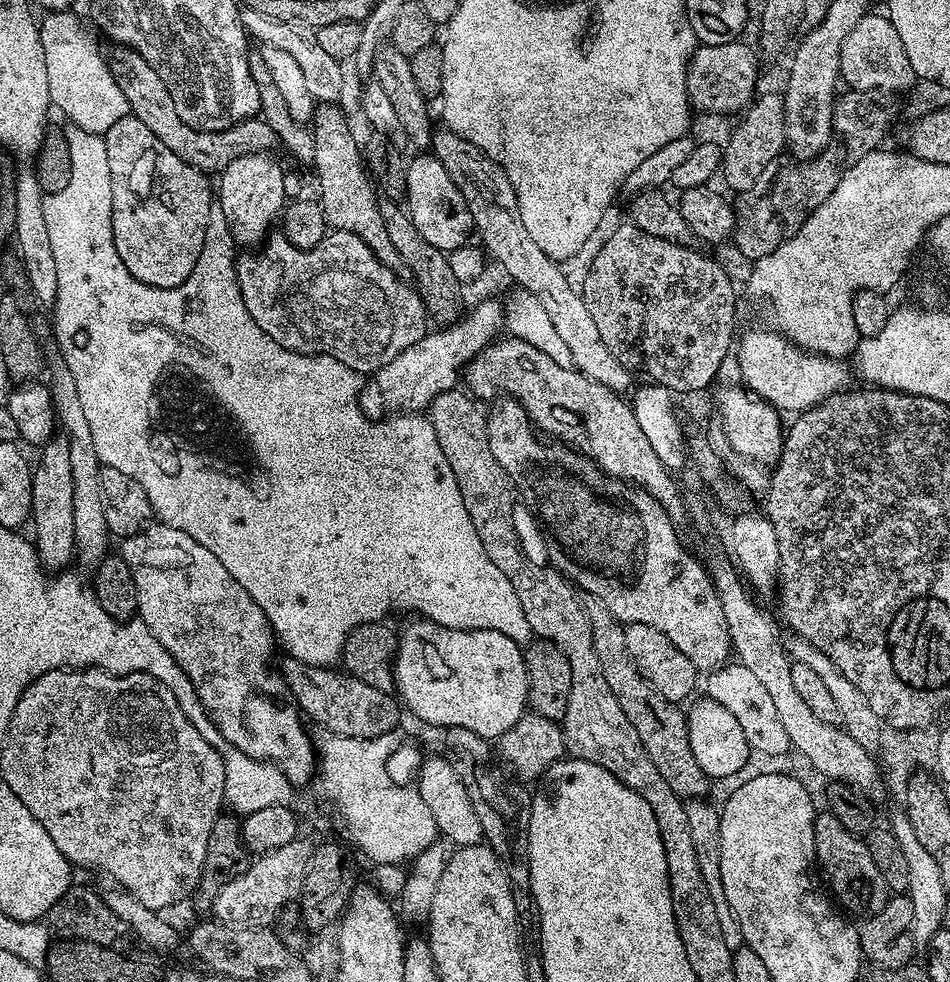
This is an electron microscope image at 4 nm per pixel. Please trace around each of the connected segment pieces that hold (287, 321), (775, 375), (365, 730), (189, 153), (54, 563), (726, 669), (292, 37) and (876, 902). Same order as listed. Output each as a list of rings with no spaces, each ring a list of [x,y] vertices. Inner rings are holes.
[[[276,230],[267,237],[257,256],[252,253],[255,251],[245,252],[248,252],[245,256],[243,253],[236,258],[236,277],[244,305],[250,310],[254,322],[291,352],[333,356],[357,374],[372,374],[426,335],[424,320],[426,324],[429,314],[424,307],[424,297],[411,283],[403,284],[394,273],[388,272],[376,280],[388,308],[372,308],[374,253],[365,240],[358,238],[358,234],[332,230],[318,247],[302,249],[291,244],[283,231]]]
[[[752,328],[744,337],[739,337],[734,360],[740,363],[740,376],[745,385],[769,404],[785,413],[799,414],[828,397],[837,395],[845,387],[848,372],[841,361],[827,355],[811,356],[811,351],[794,346],[787,336],[779,331],[767,332],[764,328]]]
[[[308,666],[303,669],[304,677],[296,688],[295,699],[309,721],[312,719],[325,724],[331,735],[363,740],[378,738],[399,729],[402,704],[393,693],[376,690],[356,676],[349,676],[347,671],[336,670],[332,666]]]
[[[120,50],[116,60],[114,56],[114,71],[126,94],[129,113],[136,116],[138,122],[142,122],[142,126],[146,126],[146,130],[150,130],[150,134],[154,134],[154,138],[162,142],[162,146],[174,150],[174,154],[178,154],[182,162],[194,166],[202,173],[219,174],[226,166],[230,166],[230,162],[234,162],[234,158],[242,158],[251,152],[268,152],[273,145],[277,145],[276,132],[262,118],[243,120],[217,132],[203,132],[186,126],[186,122],[178,118],[178,110],[174,110],[174,102],[166,90],[166,82],[158,78],[146,58],[134,51]]]
[[[63,434],[53,435],[39,449],[40,461],[32,468],[31,535],[34,537],[40,565],[49,573],[67,569],[77,555],[74,538],[74,473],[70,470],[70,442]]]
[[[729,662],[723,668],[715,669],[708,680],[707,695],[716,700],[734,718],[738,718],[738,724],[742,726],[742,734],[746,734],[746,742],[753,753],[761,752],[764,756],[784,756],[790,752],[792,743],[782,730],[782,722],[778,719],[778,709],[774,706],[774,698],[770,698],[766,686],[762,686],[762,681],[749,670],[745,664],[739,662]]]
[[[245,7],[240,13],[244,30],[253,41],[267,42],[278,46],[278,50],[286,50],[302,66],[302,74],[306,77],[306,86],[310,94],[314,94],[317,102],[336,102],[341,98],[340,91],[344,88],[344,72],[341,61],[330,58],[322,46],[318,46],[316,29],[311,24],[301,24],[299,20],[279,20],[277,16],[267,16],[258,10]]]
[[[820,810],[816,813],[814,846],[819,871],[824,871],[832,879],[831,895],[845,913],[853,912],[859,918],[867,918],[878,914],[878,910],[886,906],[890,895],[886,878],[882,878],[874,858],[870,858],[870,850],[861,837],[850,834],[850,830],[846,830],[846,826],[842,826],[842,822],[838,822],[830,811]]]

